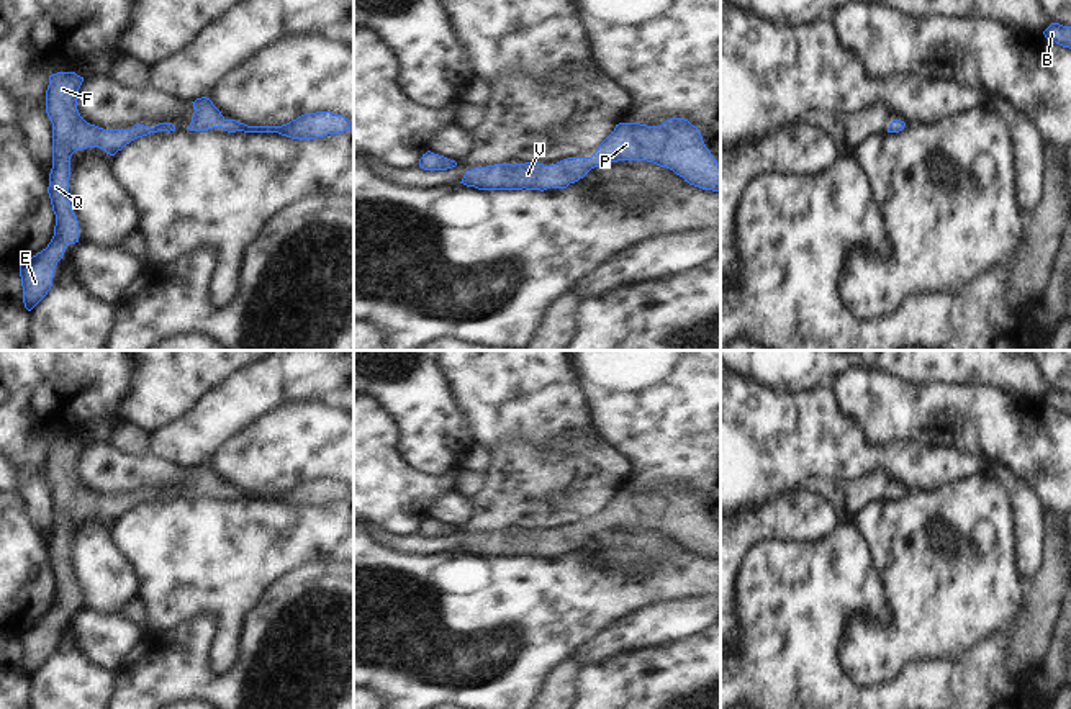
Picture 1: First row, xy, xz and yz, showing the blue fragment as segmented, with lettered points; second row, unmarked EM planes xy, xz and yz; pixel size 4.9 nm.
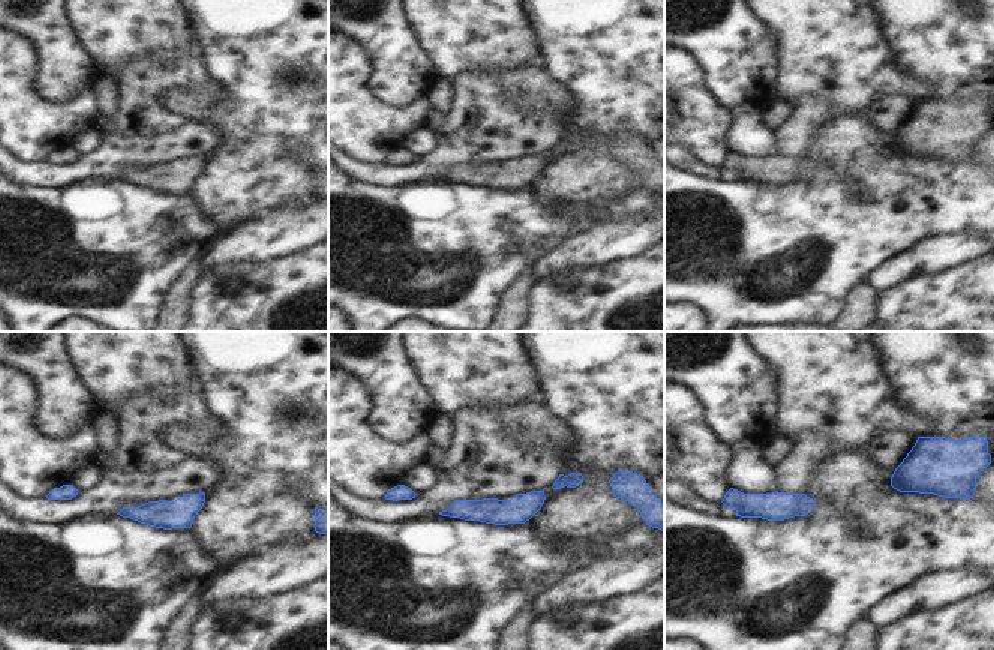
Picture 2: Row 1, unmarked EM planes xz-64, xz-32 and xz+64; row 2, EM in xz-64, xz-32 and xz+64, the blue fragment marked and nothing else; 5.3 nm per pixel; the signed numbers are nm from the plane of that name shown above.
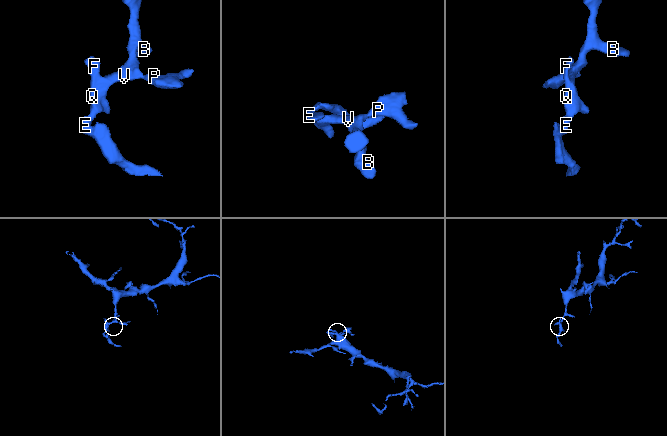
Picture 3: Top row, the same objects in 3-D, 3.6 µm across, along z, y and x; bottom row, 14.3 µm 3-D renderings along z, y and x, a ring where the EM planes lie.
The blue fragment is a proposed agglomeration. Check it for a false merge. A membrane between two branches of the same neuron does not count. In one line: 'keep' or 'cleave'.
keep

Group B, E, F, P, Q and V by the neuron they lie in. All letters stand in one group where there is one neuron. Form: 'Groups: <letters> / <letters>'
Groups: B E F P Q V

